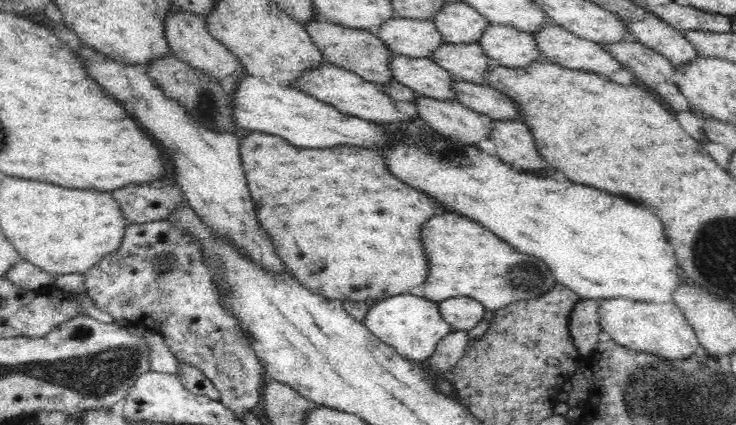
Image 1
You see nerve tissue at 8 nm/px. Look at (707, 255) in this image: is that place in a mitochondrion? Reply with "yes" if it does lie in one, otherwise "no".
yes

